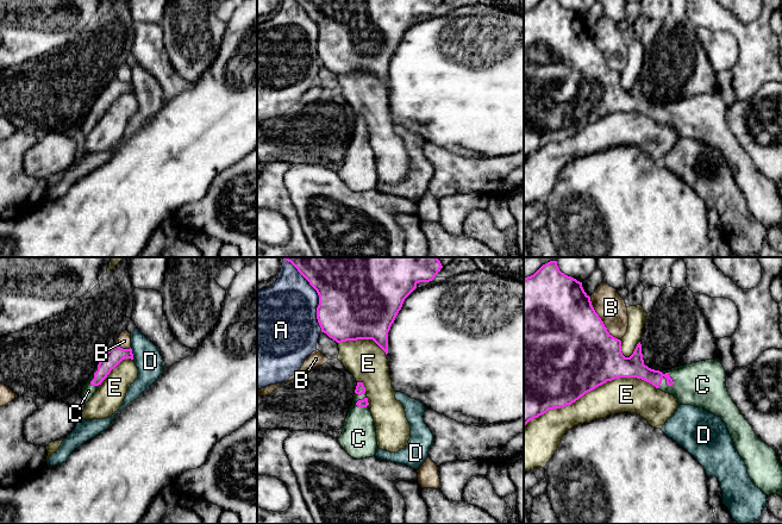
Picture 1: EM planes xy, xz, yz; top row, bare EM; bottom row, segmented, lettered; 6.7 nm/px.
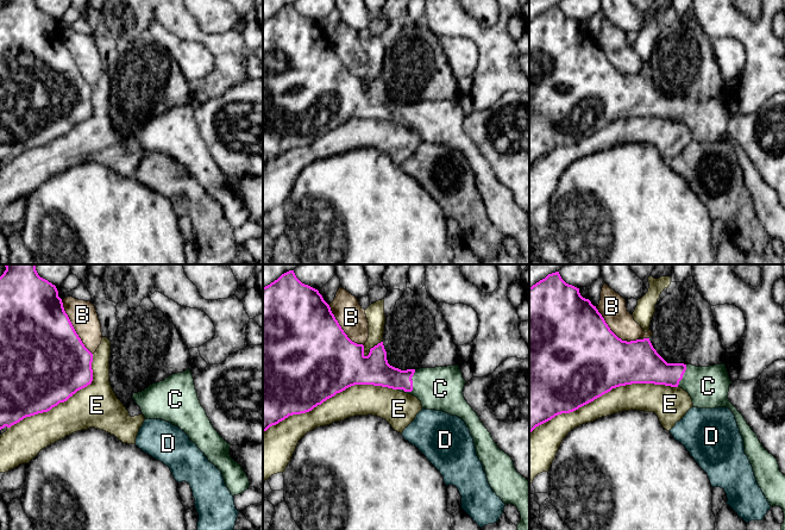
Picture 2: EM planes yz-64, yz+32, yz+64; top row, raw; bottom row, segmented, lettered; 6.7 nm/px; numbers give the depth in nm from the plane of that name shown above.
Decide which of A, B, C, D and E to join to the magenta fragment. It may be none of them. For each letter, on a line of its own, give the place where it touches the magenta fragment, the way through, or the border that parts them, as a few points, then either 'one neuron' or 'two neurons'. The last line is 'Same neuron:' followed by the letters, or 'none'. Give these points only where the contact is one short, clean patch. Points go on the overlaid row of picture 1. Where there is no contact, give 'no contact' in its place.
A: contact xz (318, 294); two neurons
B: contact yz (600, 319); two neurons
C: contact yz (661, 380); way yz (626, 367), (635, 367), (661, 380), (668, 385), (698, 384); one neuron
D: contact xy (132, 354); two neurons
E: contact yz (590, 390); two neurons
Same neuron: C

